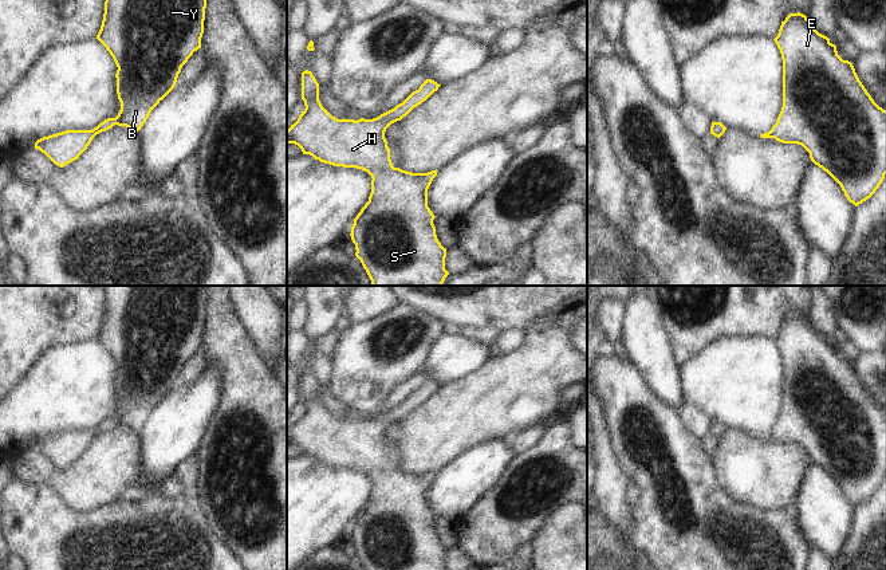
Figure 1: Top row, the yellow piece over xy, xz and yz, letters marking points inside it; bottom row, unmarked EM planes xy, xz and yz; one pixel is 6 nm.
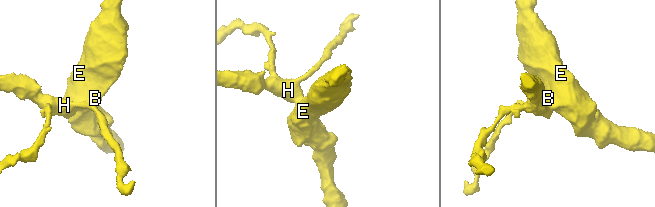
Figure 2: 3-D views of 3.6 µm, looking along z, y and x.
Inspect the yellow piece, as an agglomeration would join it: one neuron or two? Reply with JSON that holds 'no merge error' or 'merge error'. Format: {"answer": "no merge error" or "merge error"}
{"answer": "no merge error"}

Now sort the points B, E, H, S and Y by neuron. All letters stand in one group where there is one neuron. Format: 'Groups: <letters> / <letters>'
Groups: B E H S Y

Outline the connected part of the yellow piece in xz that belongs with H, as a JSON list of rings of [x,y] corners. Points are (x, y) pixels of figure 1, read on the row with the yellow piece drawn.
[[[311,71],[302,72],[304,111],[287,130],[287,144],[298,145],[303,154],[334,166],[357,168],[371,176],[369,201],[354,219],[351,240],[373,286],[442,286],[446,248],[441,245],[433,224],[434,215],[428,207],[428,189],[438,170],[412,173],[394,168],[385,138],[386,129],[406,117],[426,101],[441,84],[426,79],[402,103],[373,119],[338,119],[319,101],[319,83]]]

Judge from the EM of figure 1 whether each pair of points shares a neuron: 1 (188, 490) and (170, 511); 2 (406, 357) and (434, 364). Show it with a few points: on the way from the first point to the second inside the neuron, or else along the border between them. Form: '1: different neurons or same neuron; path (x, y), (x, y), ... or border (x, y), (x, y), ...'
1: different neurons; border (182, 492), (188, 496), (195, 496)
2: different neurons; border (442, 334), (434, 341), (420, 369)

